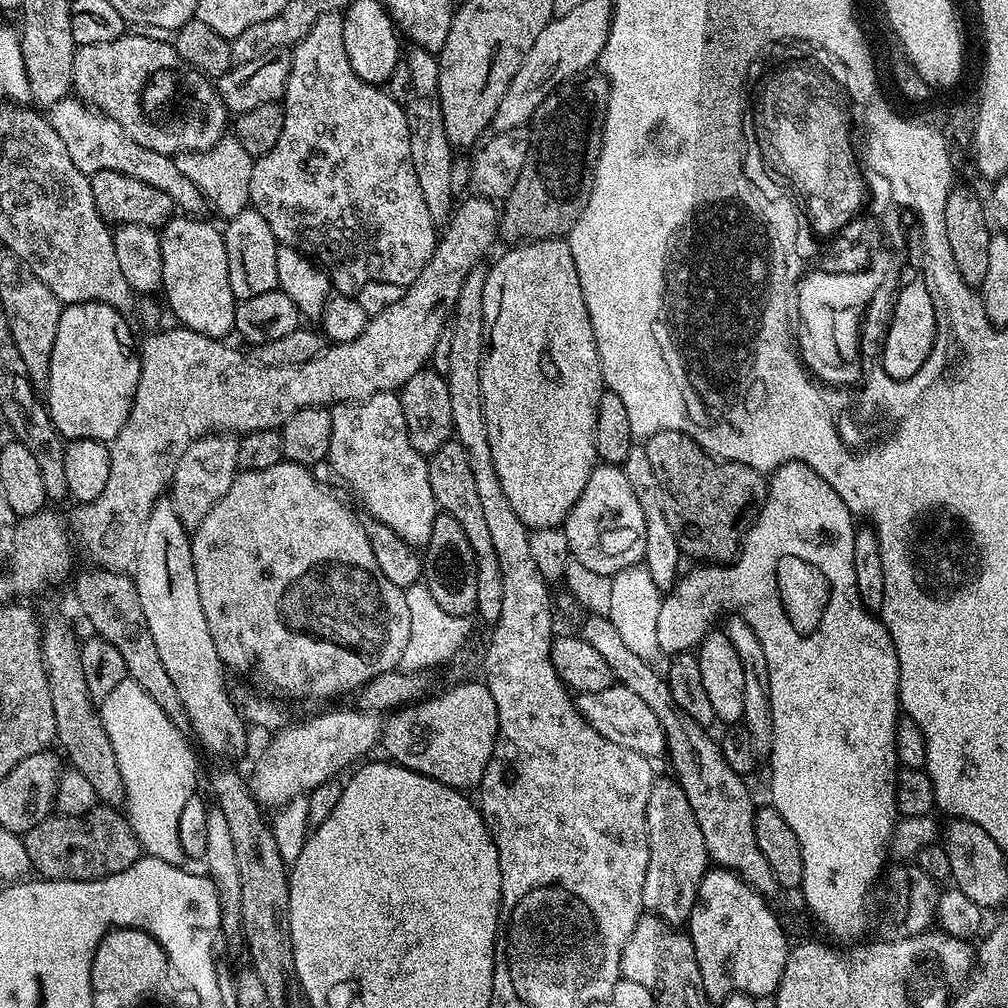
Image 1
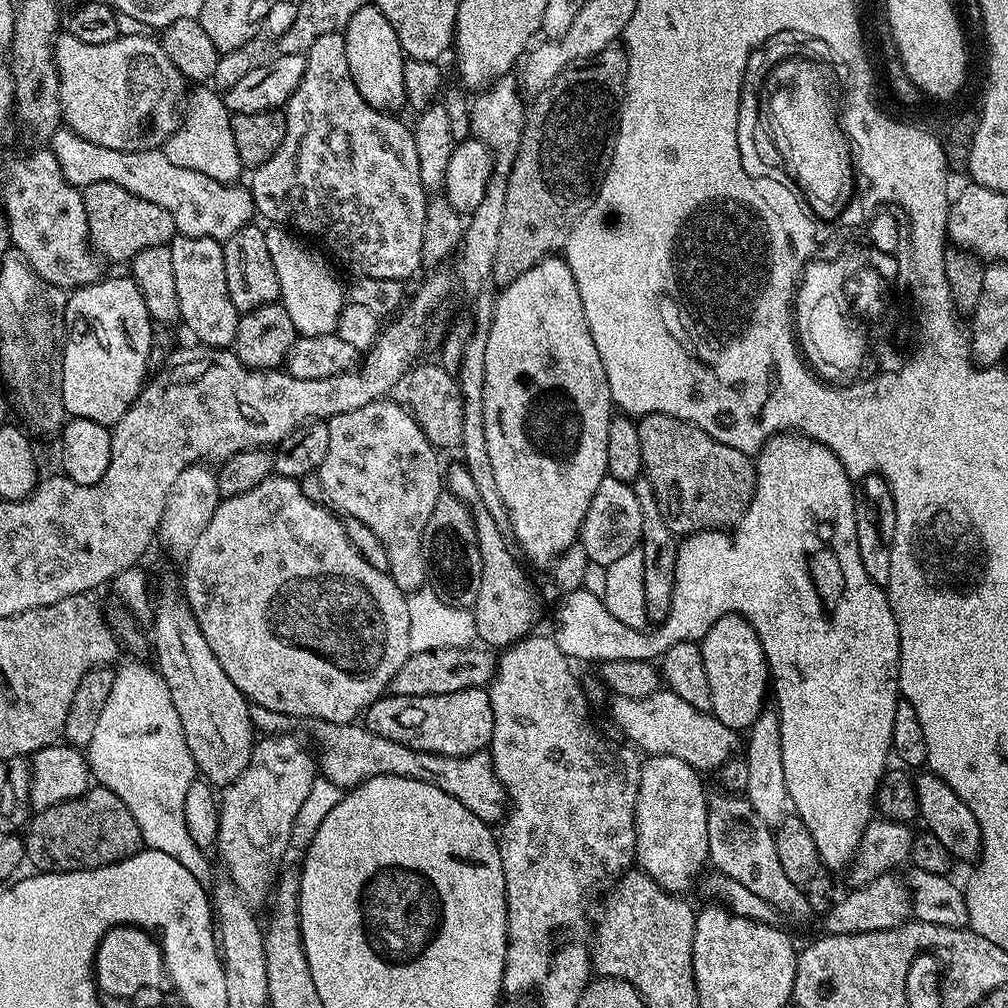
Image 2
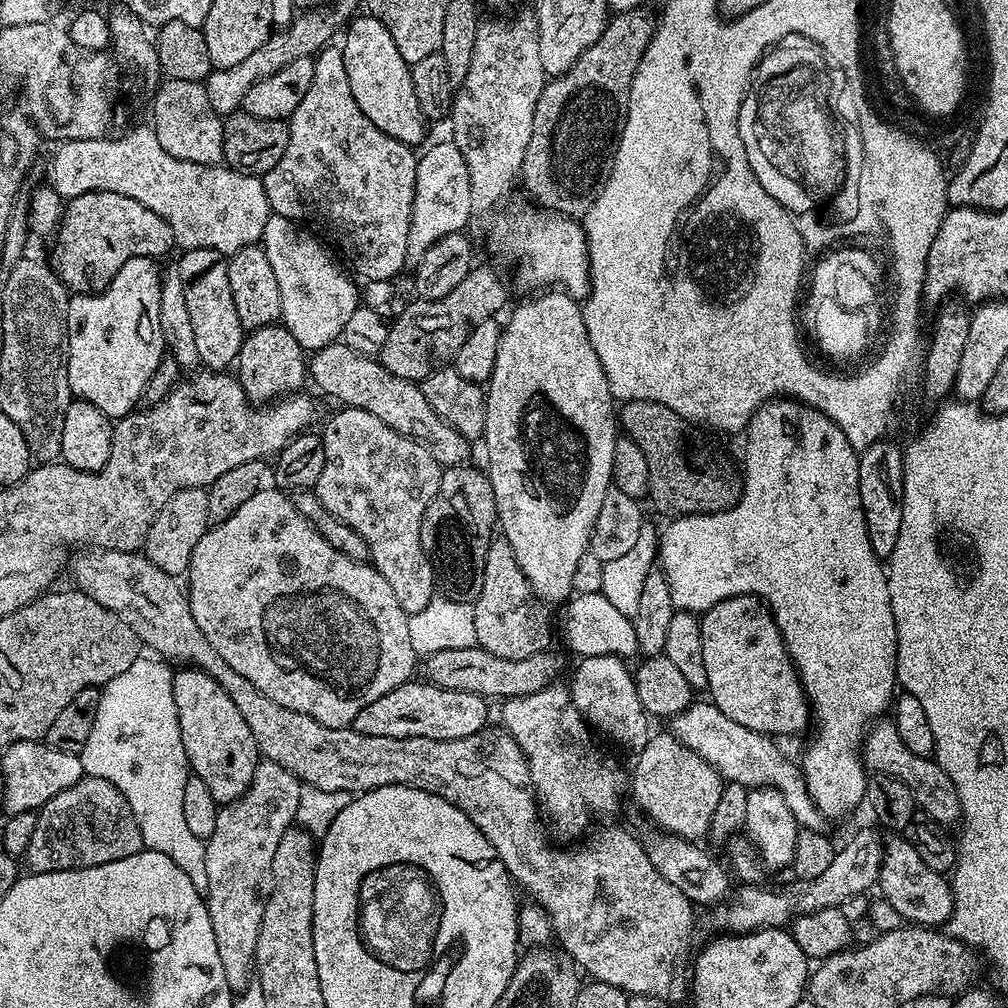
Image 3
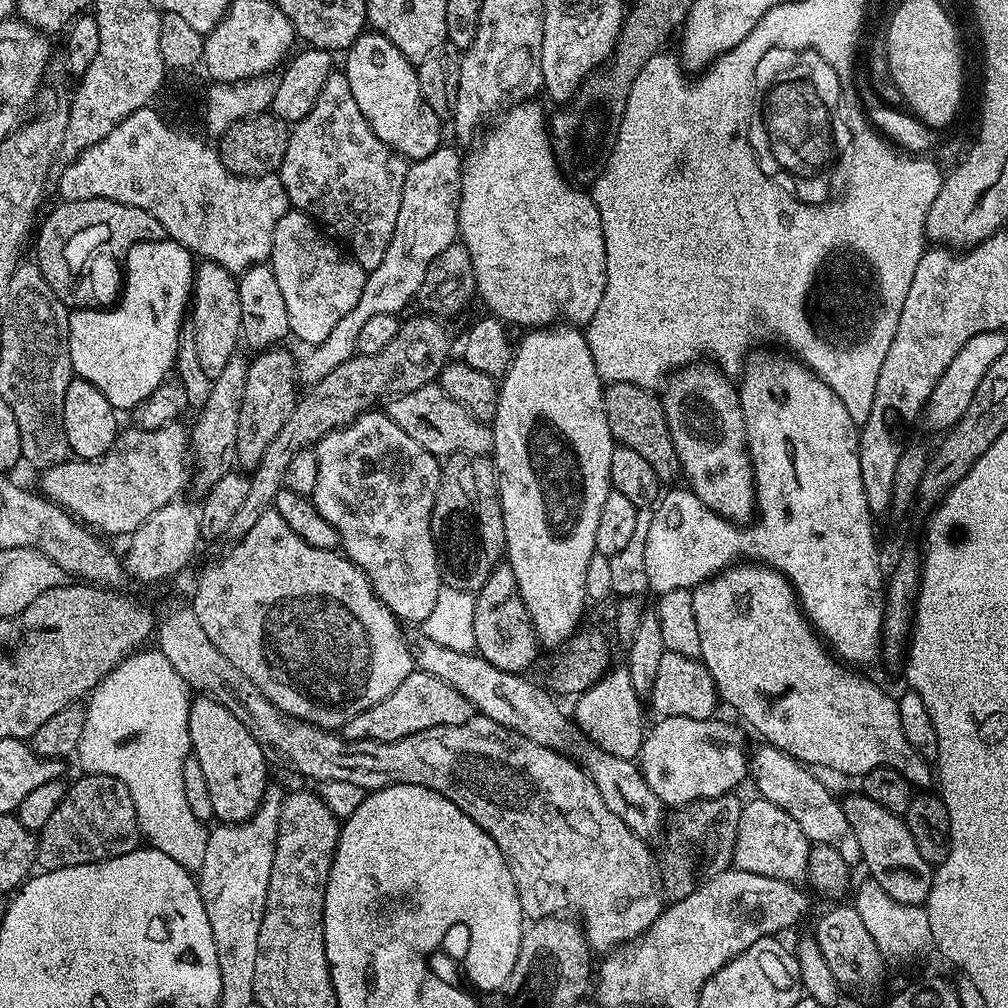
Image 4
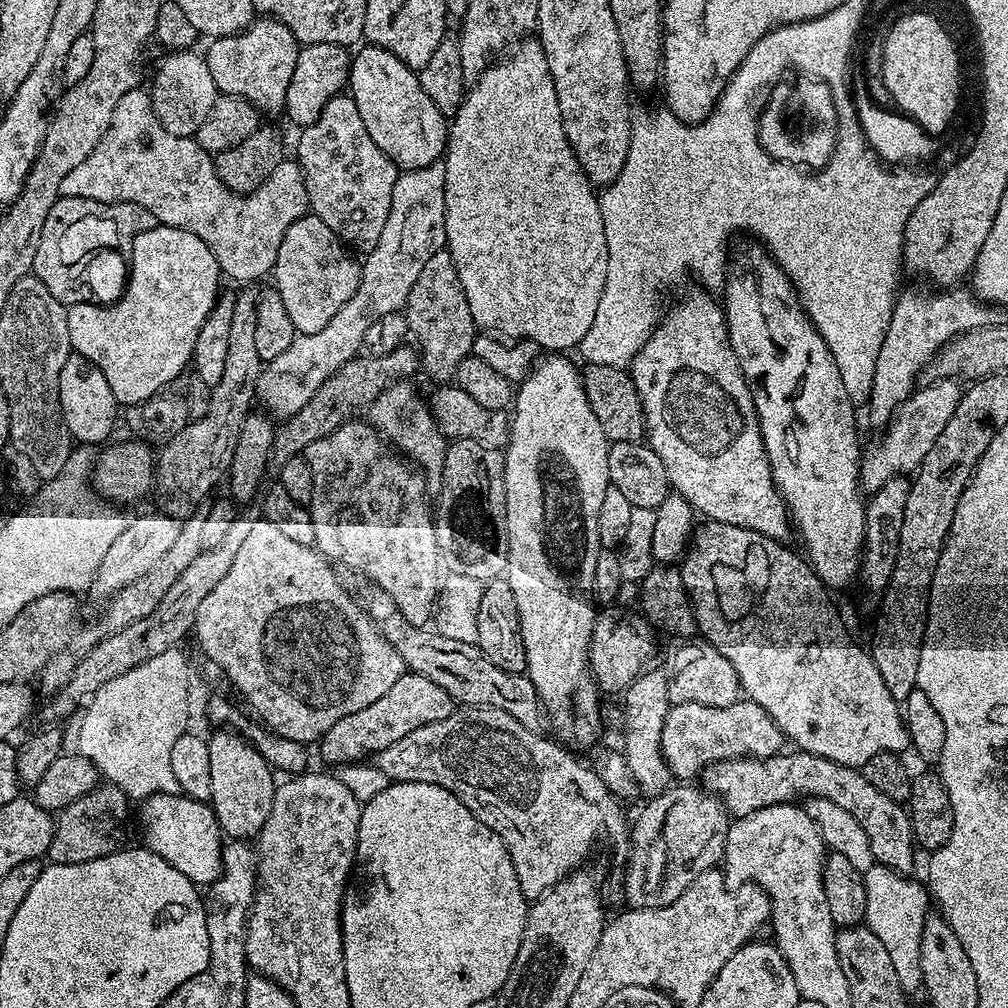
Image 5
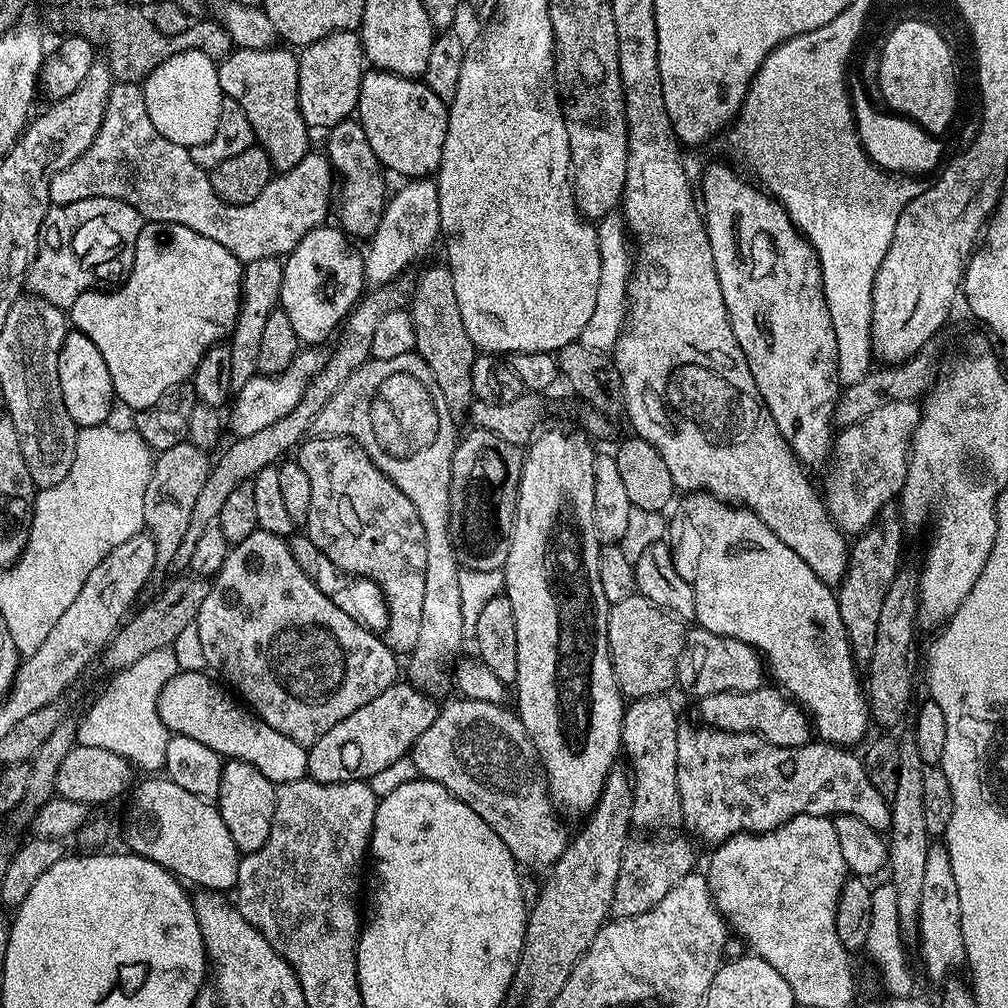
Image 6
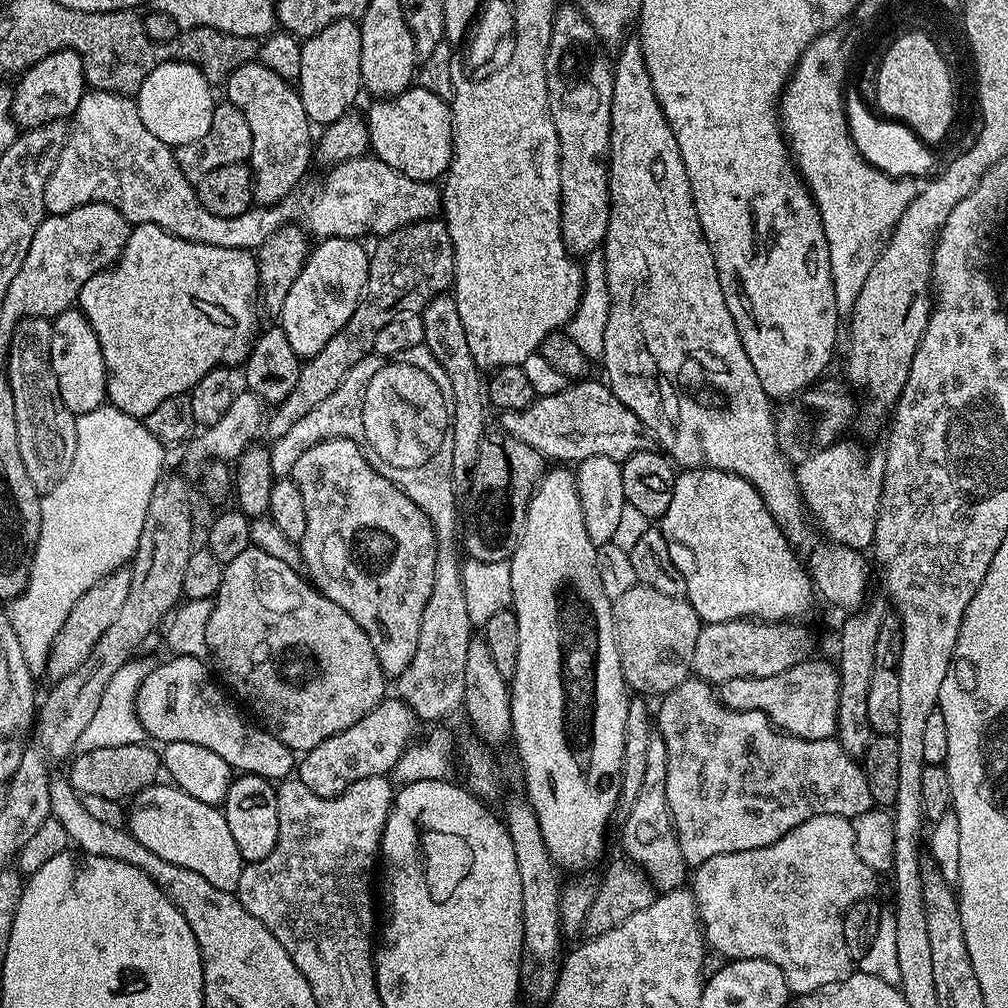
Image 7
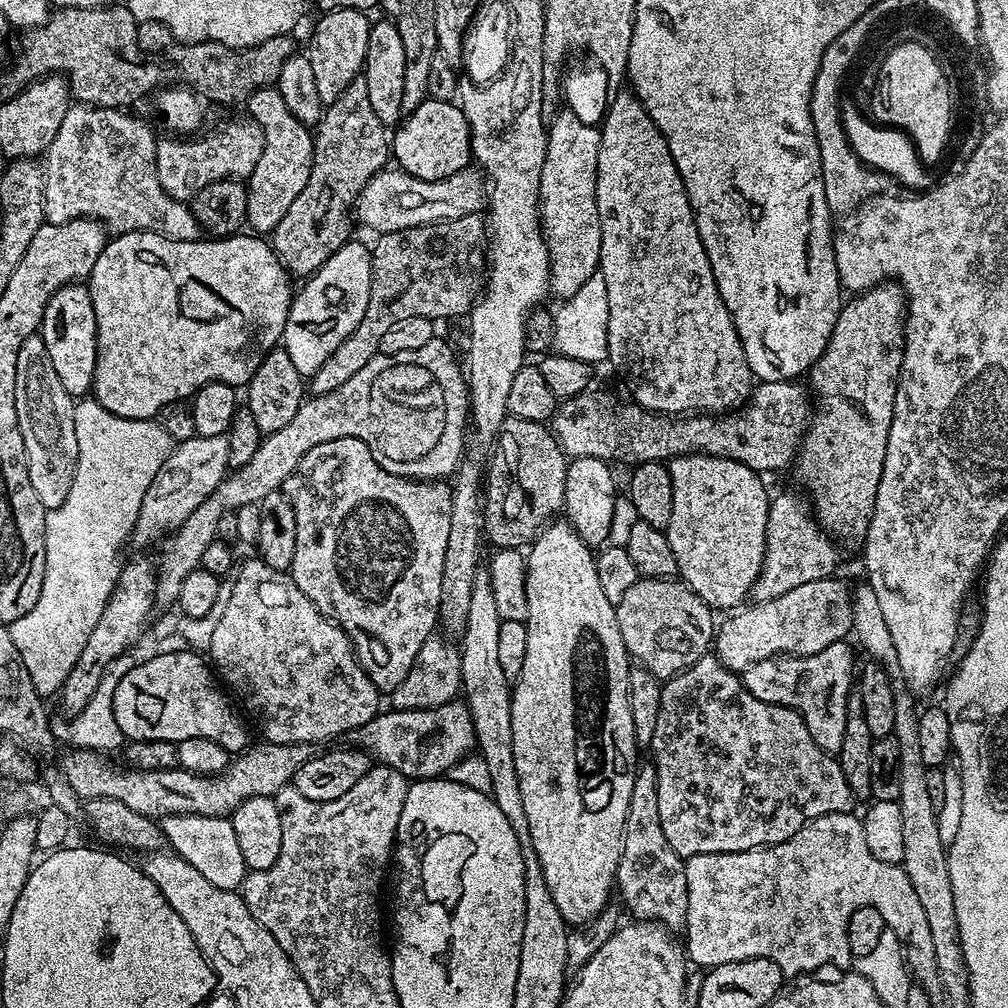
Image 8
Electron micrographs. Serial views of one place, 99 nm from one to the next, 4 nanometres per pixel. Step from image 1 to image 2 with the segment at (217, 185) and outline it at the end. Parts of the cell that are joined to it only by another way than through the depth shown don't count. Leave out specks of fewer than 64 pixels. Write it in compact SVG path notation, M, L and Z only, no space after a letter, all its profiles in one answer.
M208 86L192 89L186 96L182 119L164 141L162 150L166 158L170 158L174 166L182 166L182 170L198 170L198 174L206 174L206 178L214 178L214 182L235 184L241 179L240 172L245 171L245 166L238 158L238 146L234 146L232 116L224 105L223 95Z

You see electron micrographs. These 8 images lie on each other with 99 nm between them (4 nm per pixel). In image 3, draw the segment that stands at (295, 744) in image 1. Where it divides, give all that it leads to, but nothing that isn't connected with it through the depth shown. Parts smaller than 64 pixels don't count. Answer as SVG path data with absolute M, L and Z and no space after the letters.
M261 759L246 791L233 804L220 808L214 834L210 834L204 846L206 875L210 882L206 893L208 913L214 926L218 958L222 958L222 970L226 970L228 985L234 994L243 992L250 983L262 914L266 914L266 902L272 893L274 853L278 842L282 842L288 829L296 824L301 787L300 779L293 772Z

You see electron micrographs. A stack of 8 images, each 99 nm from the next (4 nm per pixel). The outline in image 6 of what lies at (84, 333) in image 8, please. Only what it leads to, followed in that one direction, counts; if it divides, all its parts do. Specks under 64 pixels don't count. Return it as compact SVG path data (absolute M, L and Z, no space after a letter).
M70 330L66 334L66 338L62 342L62 350L58 350L58 382L62 382L62 402L66 402L66 414L70 414L70 418L76 423L77 429L98 426L109 419L108 415L112 412L112 404L114 405L114 393L112 390L112 383L110 382L110 370L106 370L106 361L102 359L102 354L98 350L98 346L94 346L94 342L90 338L86 338L86 334L82 334L75 330Z

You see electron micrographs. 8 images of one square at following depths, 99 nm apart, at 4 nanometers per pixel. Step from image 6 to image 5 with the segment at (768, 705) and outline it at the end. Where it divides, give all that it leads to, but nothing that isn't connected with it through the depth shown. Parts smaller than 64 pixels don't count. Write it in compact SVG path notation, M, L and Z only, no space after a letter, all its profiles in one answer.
M741 698L730 706L702 706L700 702L682 702L673 704L666 716L666 726L662 726L662 754L668 763L668 769L673 777L680 782L688 782L692 775L703 773L708 765L719 760L733 760L739 756L754 756L758 760L765 760L767 756L781 755L782 746L786 741L782 730L754 701Z

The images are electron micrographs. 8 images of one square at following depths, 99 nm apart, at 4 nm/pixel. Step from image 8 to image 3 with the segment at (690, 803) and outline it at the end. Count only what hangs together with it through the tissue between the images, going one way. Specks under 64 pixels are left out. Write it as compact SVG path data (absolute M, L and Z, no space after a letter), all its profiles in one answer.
M892 834L884 840L884 853L878 881L879 895L912 926L944 926L952 913L952 886L941 873L922 862L922 854L910 846L903 835Z

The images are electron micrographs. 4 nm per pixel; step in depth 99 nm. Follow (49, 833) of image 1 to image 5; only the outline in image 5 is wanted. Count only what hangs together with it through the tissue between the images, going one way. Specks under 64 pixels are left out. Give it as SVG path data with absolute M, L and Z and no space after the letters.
M100 784L90 794L76 799L57 817L56 830L48 850L51 863L76 865L119 851L123 845L130 801L116 785Z

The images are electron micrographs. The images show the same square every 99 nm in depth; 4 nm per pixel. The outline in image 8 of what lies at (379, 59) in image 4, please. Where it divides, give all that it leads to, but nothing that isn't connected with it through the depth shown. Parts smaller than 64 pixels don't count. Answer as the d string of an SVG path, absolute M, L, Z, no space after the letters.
M431 98L419 101L391 133L390 152L403 171L423 180L441 180L469 167L472 139L459 103Z

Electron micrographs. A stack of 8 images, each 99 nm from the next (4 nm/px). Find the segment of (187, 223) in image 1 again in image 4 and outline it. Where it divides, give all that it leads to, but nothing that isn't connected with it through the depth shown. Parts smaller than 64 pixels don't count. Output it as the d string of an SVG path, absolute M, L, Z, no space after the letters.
M201 259L195 265L190 297L190 330L194 334L194 346L198 346L198 362L202 371L212 380L222 374L226 362L237 355L241 347L242 306L238 302L238 279L226 266Z

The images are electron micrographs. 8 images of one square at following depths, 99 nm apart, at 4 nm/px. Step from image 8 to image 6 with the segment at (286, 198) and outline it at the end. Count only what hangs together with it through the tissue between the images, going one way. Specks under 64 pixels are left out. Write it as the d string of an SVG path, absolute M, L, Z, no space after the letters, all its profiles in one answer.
M288 46L236 48L218 65L217 76L222 92L227 99L238 102L246 118L250 118L255 143L266 150L273 169L282 173L298 166L298 162L302 162L302 158L310 151L310 129L298 106L300 61L297 53Z

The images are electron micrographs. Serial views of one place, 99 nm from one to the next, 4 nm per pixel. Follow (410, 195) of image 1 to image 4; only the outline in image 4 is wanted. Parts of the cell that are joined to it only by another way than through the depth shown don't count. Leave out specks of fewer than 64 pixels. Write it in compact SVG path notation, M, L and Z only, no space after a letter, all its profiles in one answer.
M334 70L326 78L322 90L318 90L318 98L314 106L310 106L310 114L291 125L286 154L278 175L289 205L295 211L311 216L341 245L347 248L348 244L351 259L362 266L365 273L369 273L382 266L394 238L398 212L402 210L402 188L406 186L408 165L409 161L386 146L386 142L382 142L382 138L370 130L366 118L362 118L362 110L358 110L358 102L354 102L354 94L350 94L350 82L344 77L343 71Z

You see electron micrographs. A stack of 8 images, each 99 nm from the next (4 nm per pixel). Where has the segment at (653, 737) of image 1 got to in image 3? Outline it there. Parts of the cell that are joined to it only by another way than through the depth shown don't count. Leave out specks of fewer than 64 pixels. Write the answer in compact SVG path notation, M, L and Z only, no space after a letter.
M693 702L686 710L671 717L671 735L681 740L694 754L703 758L711 768L716 769L721 780L741 784L743 788L773 788L782 794L786 806L790 806L790 814L794 814L797 825L801 829L809 828L815 832L824 832L826 817L820 813L814 798L810 798L810 790L804 781L804 773L800 771L795 759L787 760L780 753L780 748L771 736L763 736L760 732L750 730L734 722L734 718L726 718L722 710L711 702L699 704Z

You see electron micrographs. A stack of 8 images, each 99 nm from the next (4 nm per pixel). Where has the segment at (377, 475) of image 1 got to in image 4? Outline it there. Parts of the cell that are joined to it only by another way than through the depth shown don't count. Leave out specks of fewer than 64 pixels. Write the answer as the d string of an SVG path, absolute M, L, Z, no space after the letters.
M367 410L361 413L356 420L350 421L341 428L334 429L315 445L316 457L318 458L318 486L314 486L310 499L318 510L318 514L322 514L322 518L326 518L326 522L330 522L330 526L334 530L338 530L343 555L347 556L349 560L353 560L367 574L368 580L371 581L376 590L376 595L396 615L396 619L401 622L409 620L412 626L418 626L433 612L434 602L438 602L438 594L442 587L442 565L436 544L432 541L432 511L440 485L442 464L438 457L430 454L430 450L422 450L422 446L418 446L418 442L414 442L414 438L410 438L410 434L406 434L406 430L402 430L394 423L385 411L374 411Z

